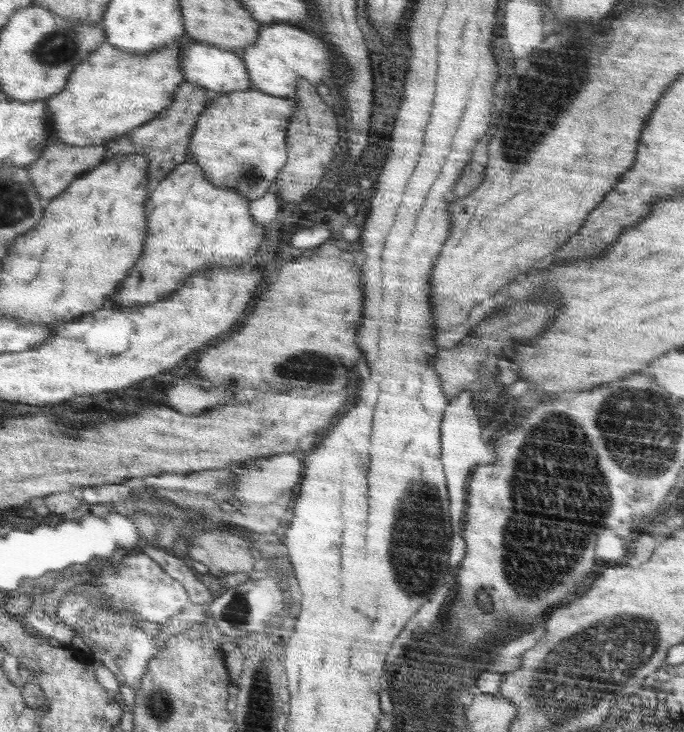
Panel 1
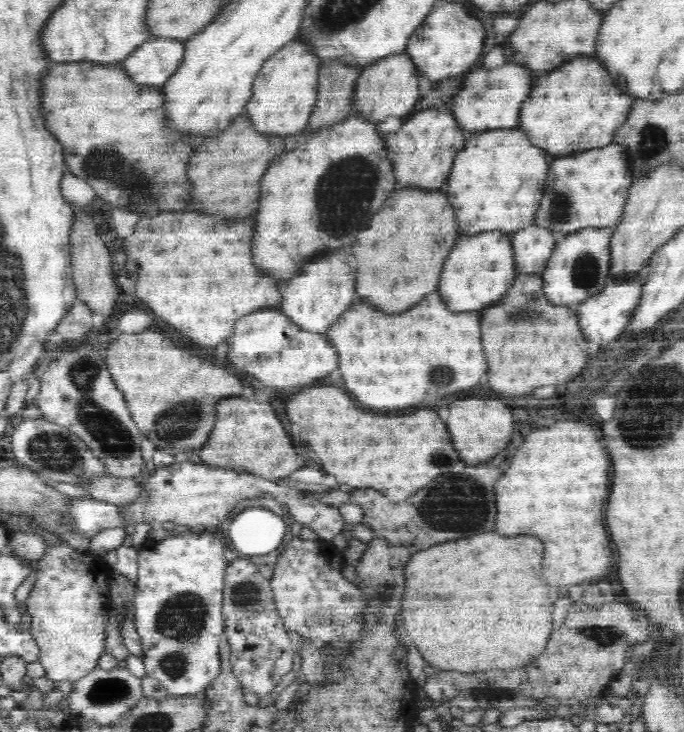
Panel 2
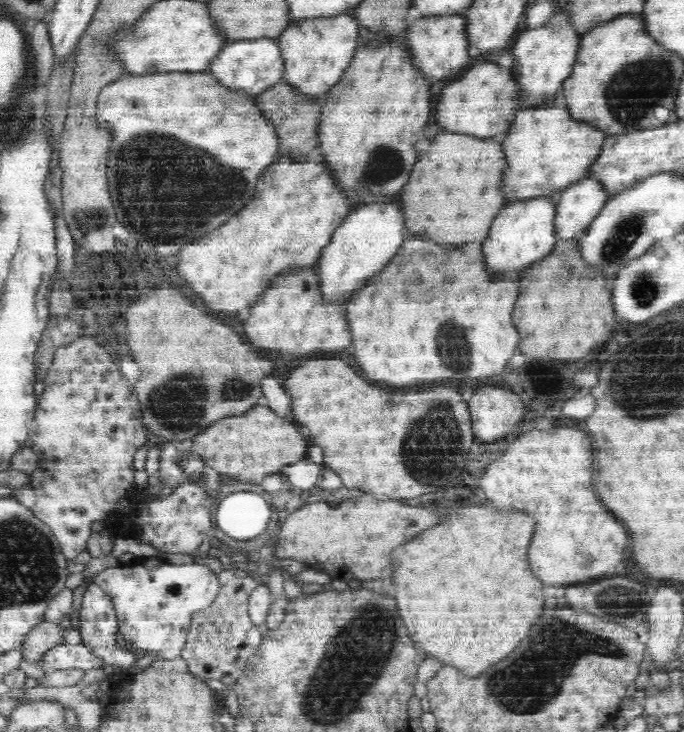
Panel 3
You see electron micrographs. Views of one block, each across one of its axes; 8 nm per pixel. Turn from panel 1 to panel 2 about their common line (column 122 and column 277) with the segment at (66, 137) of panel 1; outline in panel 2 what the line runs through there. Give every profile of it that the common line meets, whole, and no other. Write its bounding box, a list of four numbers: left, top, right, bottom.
[245,40,321,138]

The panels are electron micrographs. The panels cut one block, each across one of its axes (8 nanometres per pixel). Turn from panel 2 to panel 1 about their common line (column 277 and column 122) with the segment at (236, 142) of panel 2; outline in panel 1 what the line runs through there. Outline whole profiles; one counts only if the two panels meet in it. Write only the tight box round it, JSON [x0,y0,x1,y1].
[105,81,210,184]

